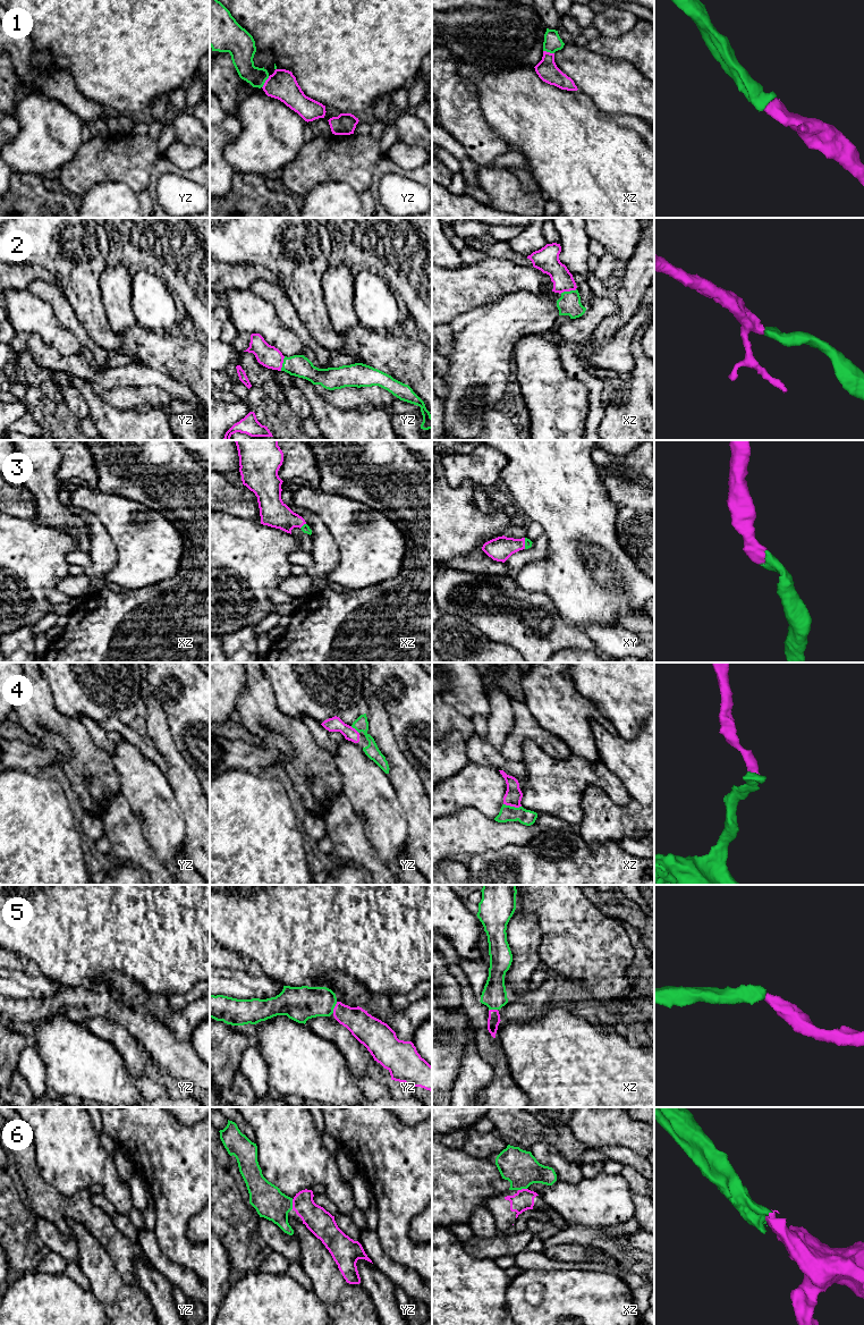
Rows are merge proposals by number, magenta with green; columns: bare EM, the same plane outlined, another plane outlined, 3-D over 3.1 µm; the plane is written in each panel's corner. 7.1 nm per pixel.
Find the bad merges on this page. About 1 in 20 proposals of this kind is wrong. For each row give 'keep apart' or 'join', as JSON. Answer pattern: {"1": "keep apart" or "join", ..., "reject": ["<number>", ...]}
{"1": "join", "2": "join", "3": "join", "4": "join", "5": "join", "6": "join", "reject": []}

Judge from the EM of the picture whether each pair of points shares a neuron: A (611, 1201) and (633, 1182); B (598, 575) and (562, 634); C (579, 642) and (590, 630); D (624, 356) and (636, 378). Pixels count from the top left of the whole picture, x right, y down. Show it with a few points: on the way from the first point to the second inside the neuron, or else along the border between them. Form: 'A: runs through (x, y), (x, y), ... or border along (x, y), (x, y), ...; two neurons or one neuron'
A: border along (620, 1174), (632, 1192); two neurons
B: border along (552, 602), (559, 615), (567, 623), (578, 627); two neurons
C: border along (578, 627), (595, 648); two neurons
D: border along (632, 348), (634, 369), (626, 377); two neurons

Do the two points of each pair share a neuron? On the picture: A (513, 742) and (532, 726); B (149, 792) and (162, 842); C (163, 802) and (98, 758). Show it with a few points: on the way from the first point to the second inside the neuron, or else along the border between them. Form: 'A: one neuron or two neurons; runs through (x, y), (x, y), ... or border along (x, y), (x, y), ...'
A: one neuron; runs through (517, 737), (527, 727)
B: one neuron; runs through (155, 804), (162, 816), (162, 829)
C: two neurons; border along (110, 756), (117, 774), (119, 791)

